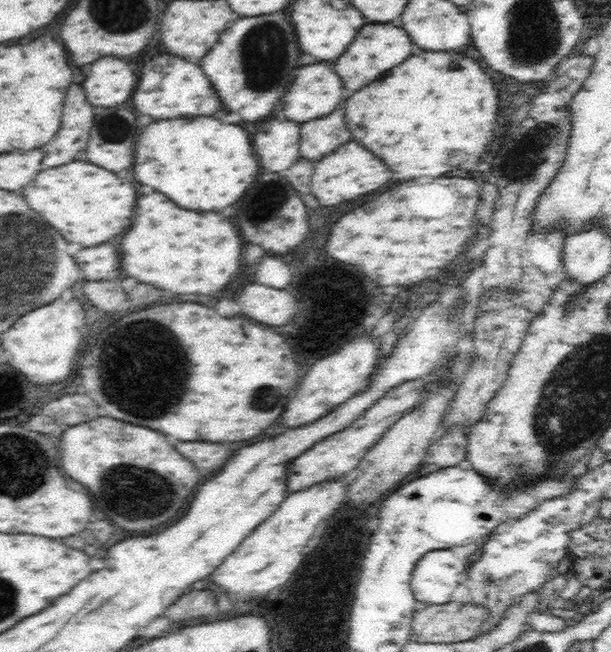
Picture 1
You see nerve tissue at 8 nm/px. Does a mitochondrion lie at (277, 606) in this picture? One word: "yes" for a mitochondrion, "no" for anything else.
no

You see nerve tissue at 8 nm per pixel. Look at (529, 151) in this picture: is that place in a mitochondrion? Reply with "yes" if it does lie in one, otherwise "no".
yes

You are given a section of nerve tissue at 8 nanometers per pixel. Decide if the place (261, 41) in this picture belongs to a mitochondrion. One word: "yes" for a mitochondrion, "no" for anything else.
yes

